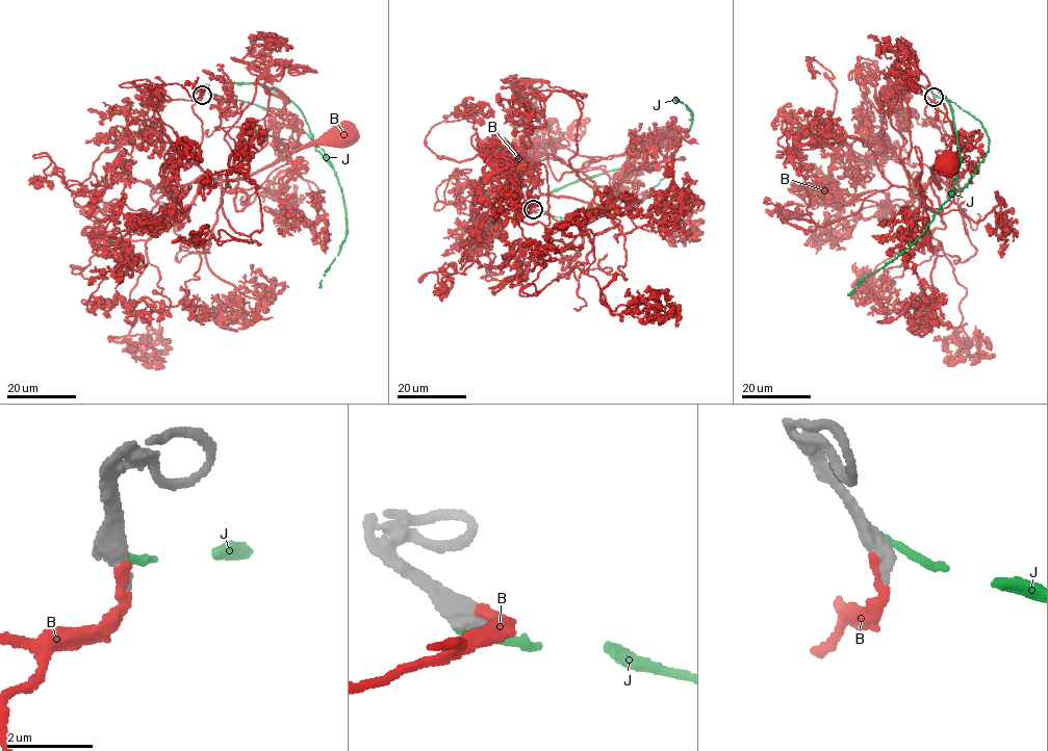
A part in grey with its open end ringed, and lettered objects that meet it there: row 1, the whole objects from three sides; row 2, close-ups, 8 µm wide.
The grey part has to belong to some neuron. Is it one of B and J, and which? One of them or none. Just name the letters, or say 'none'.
B

